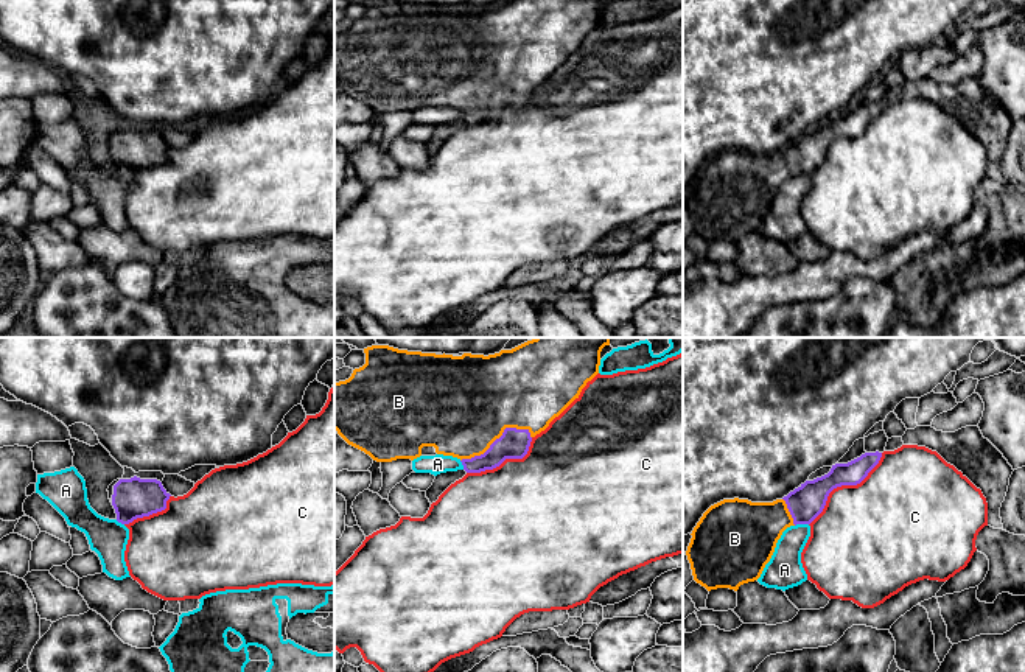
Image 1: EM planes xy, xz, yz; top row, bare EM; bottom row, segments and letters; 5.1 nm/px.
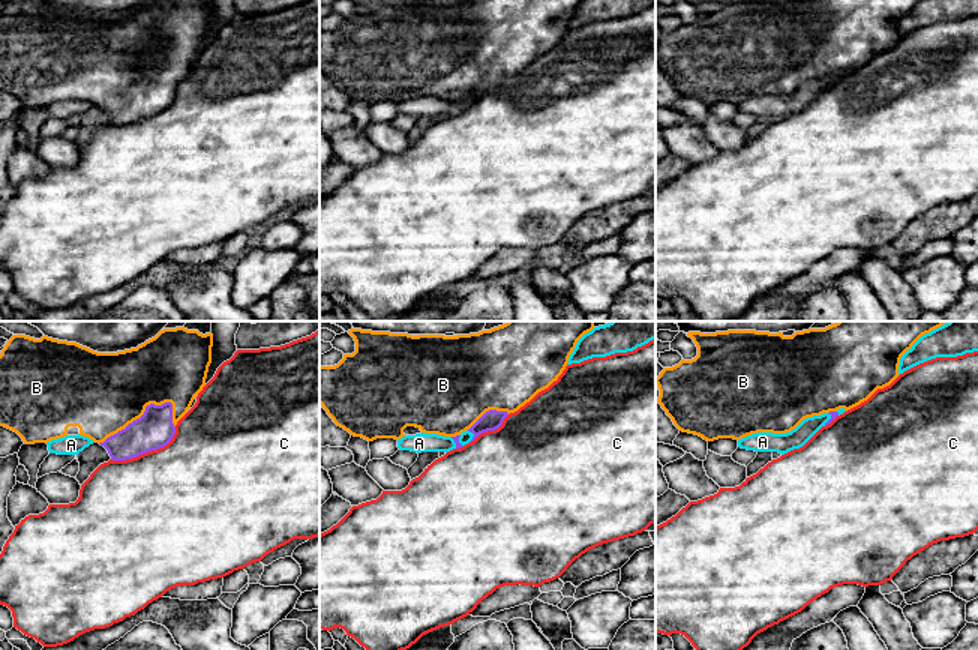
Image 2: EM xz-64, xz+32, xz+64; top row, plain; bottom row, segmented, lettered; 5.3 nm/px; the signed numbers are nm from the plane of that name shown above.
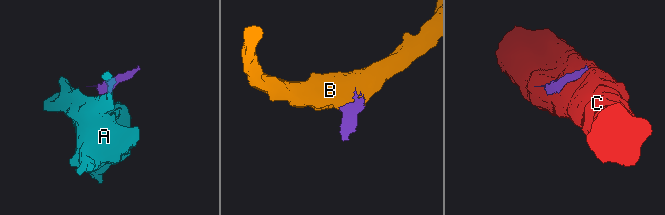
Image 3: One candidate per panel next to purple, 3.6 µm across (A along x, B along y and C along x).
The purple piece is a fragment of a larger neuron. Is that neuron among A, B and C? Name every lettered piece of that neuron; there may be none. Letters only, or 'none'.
B

